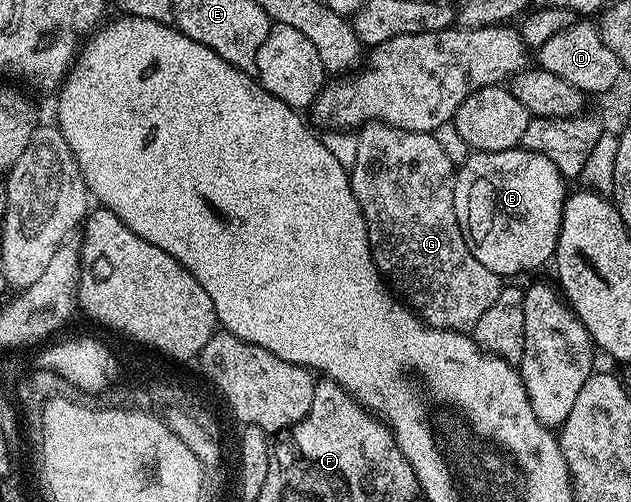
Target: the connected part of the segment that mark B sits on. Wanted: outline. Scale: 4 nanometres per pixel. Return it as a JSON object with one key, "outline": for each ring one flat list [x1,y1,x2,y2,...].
{"outline":[[521,145,506,151,475,151,456,168,453,180,455,217,479,265,487,265,491,273,508,277,533,271,556,256,567,198,567,179,547,157,538,152,526,151]]}

